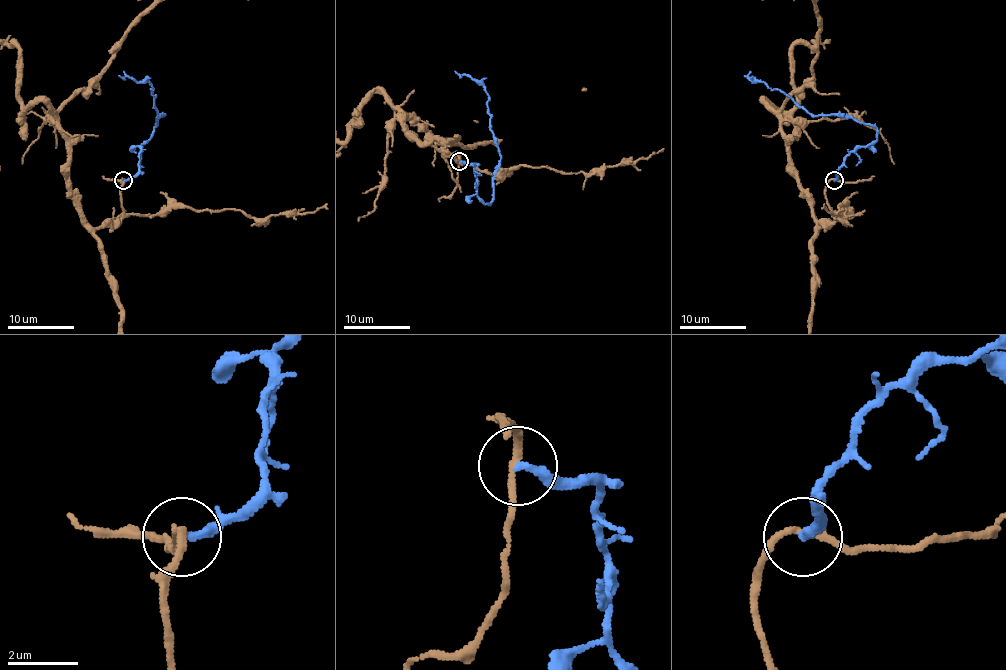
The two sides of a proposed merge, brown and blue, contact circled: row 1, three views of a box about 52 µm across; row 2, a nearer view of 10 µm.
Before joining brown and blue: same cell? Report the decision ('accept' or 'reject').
reject

